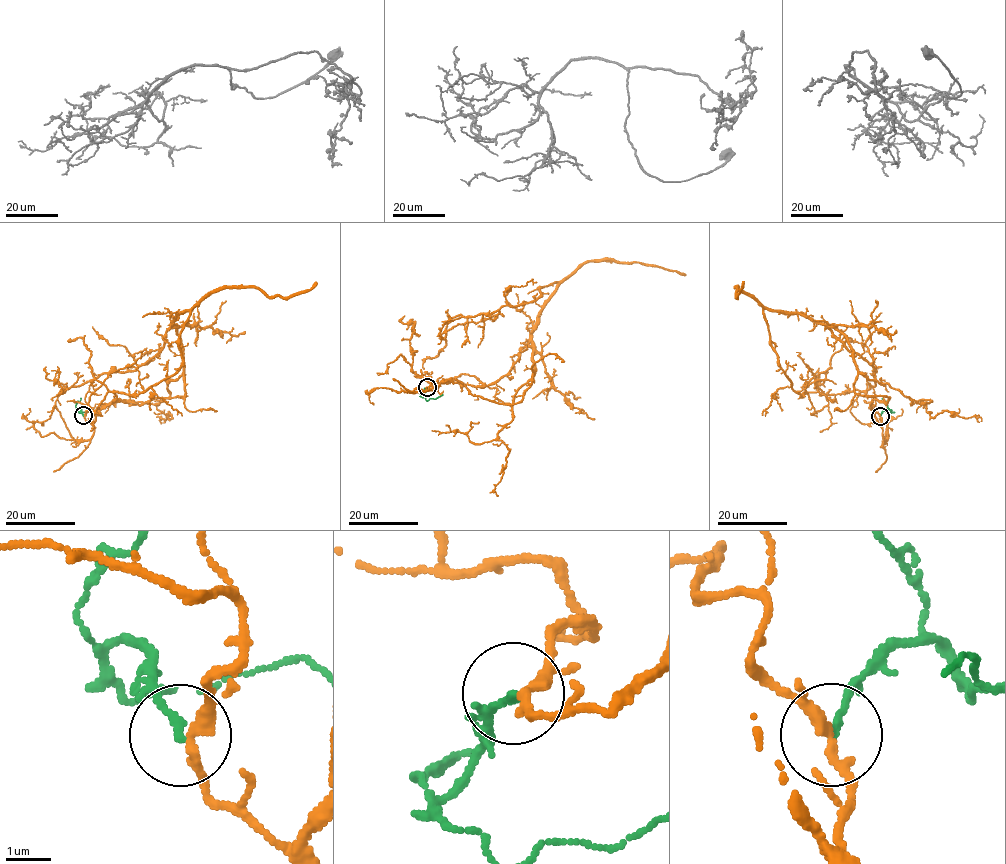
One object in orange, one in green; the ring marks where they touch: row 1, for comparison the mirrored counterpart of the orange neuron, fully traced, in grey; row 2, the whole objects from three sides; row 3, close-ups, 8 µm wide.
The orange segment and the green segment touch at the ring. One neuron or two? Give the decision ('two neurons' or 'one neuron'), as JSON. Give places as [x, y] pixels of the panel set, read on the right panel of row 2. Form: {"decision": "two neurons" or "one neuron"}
{"decision": "two neurons"}

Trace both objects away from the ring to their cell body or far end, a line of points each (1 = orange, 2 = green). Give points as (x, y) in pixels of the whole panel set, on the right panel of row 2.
1: (880, 415), (848, 340), (765, 308), (818, 411), (796, 352)
2: (880, 415), (888, 408), (893, 412), (886, 413)

